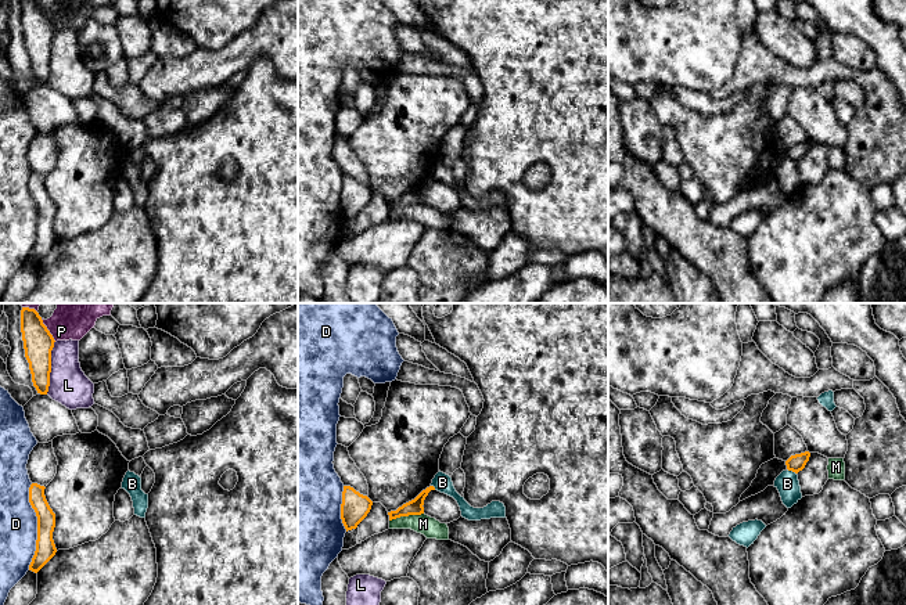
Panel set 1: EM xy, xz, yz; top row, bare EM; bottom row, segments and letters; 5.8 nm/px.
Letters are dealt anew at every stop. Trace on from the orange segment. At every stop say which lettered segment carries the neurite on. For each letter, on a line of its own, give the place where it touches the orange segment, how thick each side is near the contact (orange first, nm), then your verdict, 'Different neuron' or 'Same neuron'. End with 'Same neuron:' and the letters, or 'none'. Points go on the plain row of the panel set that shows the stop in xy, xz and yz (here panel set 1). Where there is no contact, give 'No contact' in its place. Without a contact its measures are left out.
B: Touches orange at yz (791, 159). Thickness 100 nm (orange) against 140 nm. Different neuron
D: Touches orange at xy (38, 216). Thickness 110 nm (orange) against 220 nm. Different neuron
L: Touches orange at xy (50, 57). Thickness 180 nm (orange) against 220 nm. Different neuron
M: Touches orange at xz (406, 205). Thickness 90 nm (orange) against 120 nm. Different neuron
P: Touches orange at xy (47, 20). Thickness 180 nm (orange) against 180 nm. Different neuron
Same neuron: none

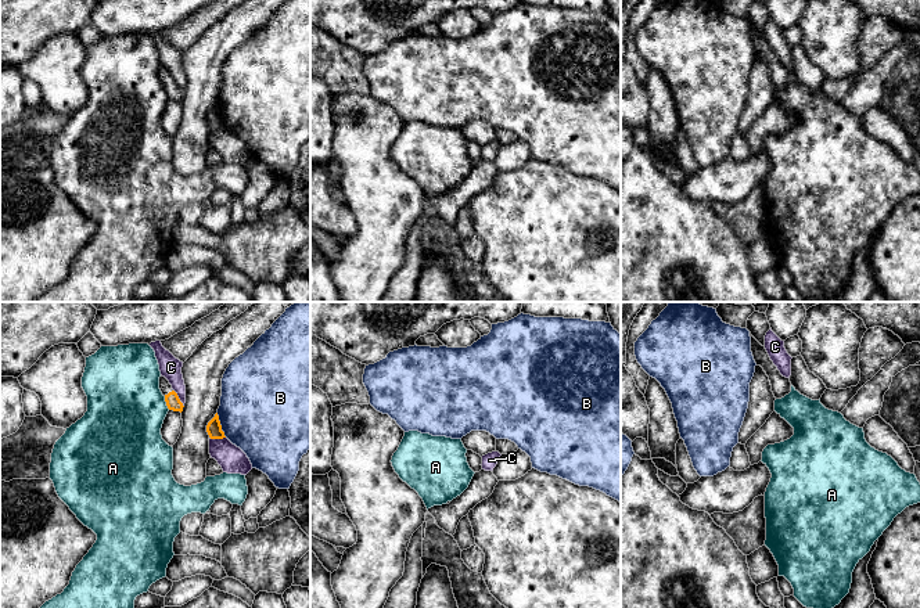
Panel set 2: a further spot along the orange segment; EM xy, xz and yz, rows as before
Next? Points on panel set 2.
A: Touches orange at xy (166, 93). Thickness 80 nm (orange) against 460 nm. Different neuron
B: Touches orange at xy (220, 115). Thickness 90 nm (orange) against 480 nm. Different neuron
C: Touches orange at xy (178, 87). Thickness 80 nm (orange) against 130 nm. Different neuron
Same neuron: none

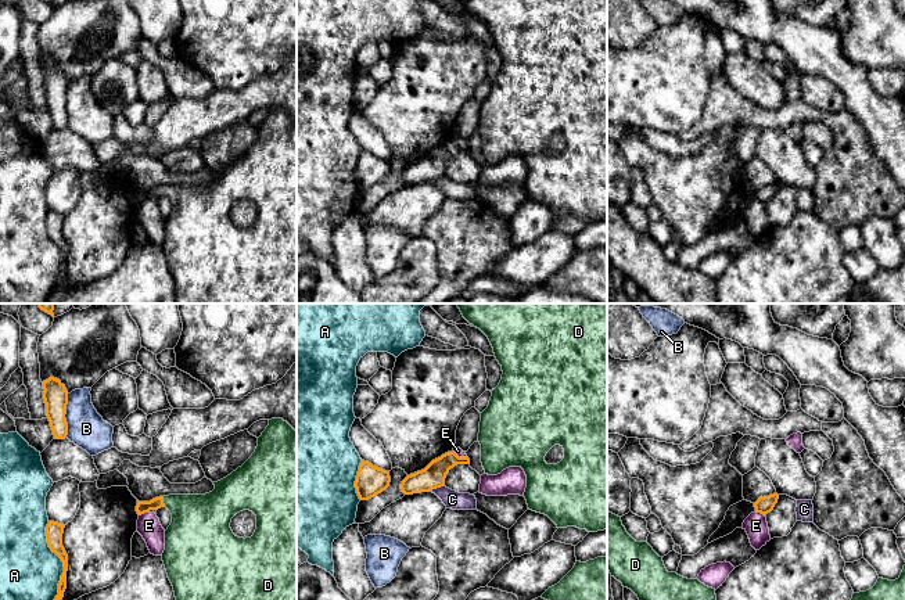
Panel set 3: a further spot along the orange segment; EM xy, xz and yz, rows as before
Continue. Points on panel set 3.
A: Touches orange at xy (61, 250). Thickness 100 nm (orange) against 360 nm. Different neuron
B: Touches orange at xy (64, 106). Thickness 140 nm (orange) against 220 nm. Different neuron
C: Touches orange at xz (435, 178). Thickness 140 nm (orange) against 110 nm. Different neuron
D: Touches orange at xy (162, 191). Thickness 70 nm (orange) against 340 nm. Same neuron
E: Touches orange at xy (143, 203). Thickness 70 nm (orange) against 140 nm. Different neuron
Same neuron: D

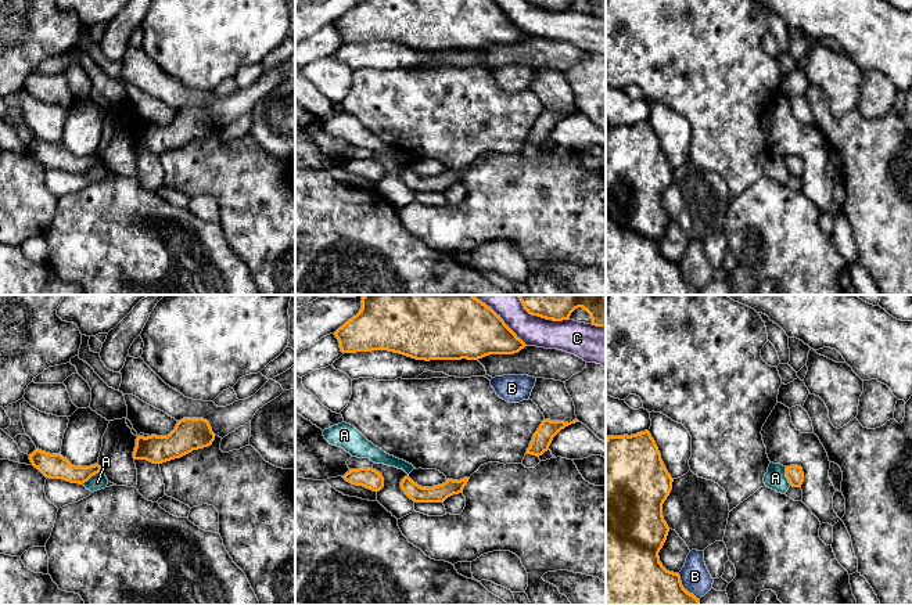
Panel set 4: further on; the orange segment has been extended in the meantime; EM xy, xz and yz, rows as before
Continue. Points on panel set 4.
A: Touches orange at xy (92, 165). Thickness 140 nm (orange) against 90 nm. Different neuron
B: Touches orange at yz (682, 277). Thickness 480 nm (orange) against 170 nm. Different neuron
C: Touches orange at xz (548, 8). Thickness 60 nm (orange) against 200 nm. Different neuron
Same neuron: none

